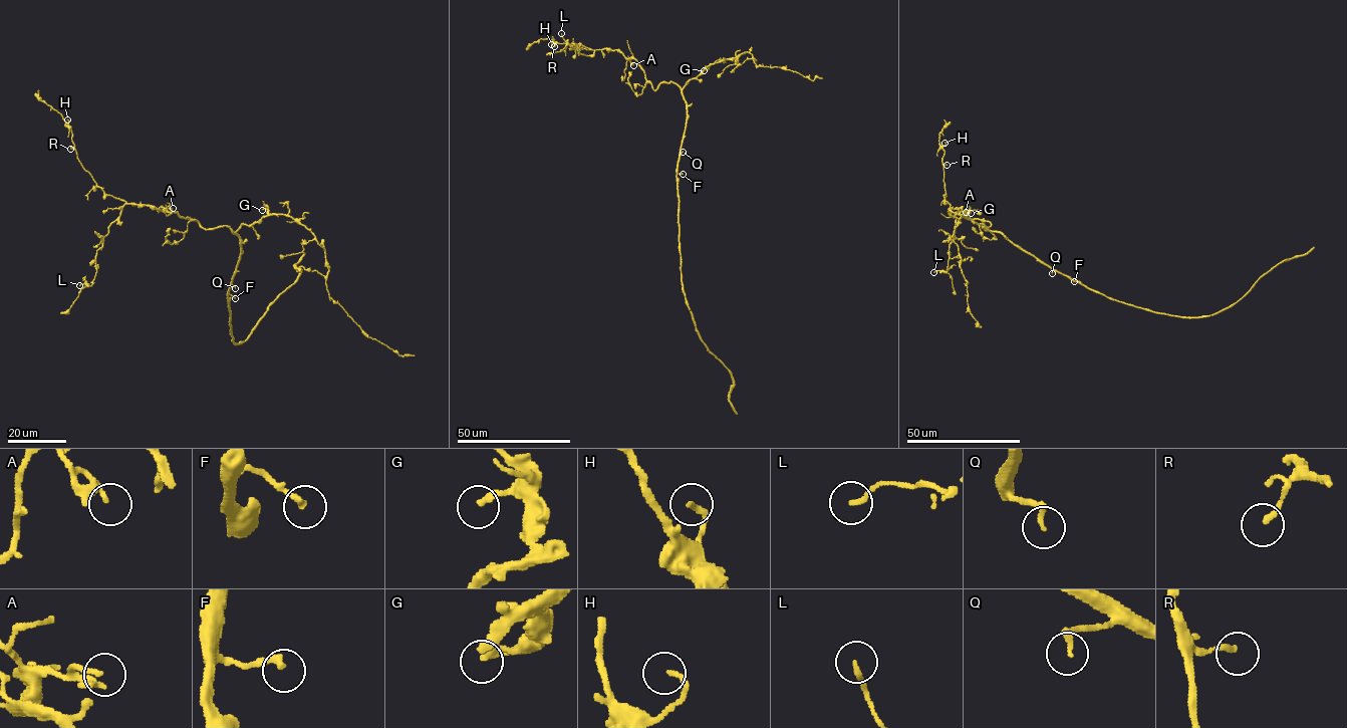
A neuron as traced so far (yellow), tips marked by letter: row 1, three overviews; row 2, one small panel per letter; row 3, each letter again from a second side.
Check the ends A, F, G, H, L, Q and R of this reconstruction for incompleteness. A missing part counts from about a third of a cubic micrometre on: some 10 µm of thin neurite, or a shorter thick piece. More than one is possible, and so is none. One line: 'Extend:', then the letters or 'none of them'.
Extend: F

